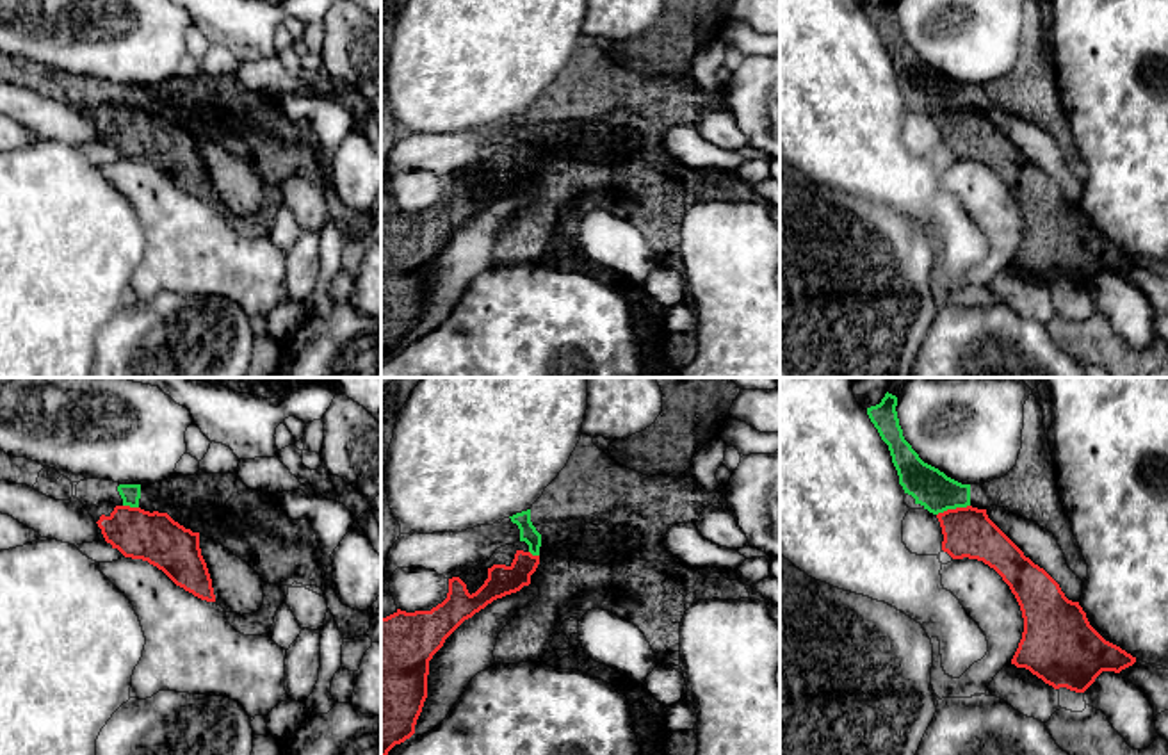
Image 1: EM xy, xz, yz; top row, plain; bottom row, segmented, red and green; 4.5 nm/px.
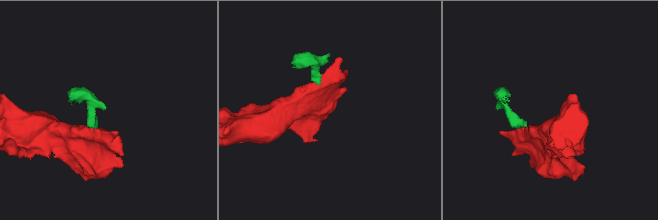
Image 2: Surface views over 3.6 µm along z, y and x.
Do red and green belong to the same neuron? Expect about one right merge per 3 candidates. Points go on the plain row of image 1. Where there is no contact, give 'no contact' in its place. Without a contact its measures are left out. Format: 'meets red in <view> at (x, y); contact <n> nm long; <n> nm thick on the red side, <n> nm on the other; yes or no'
meets red in yz at (953, 111); contact 160 nm long; 220 nm thick on the red side, 180 nm on the other; no

